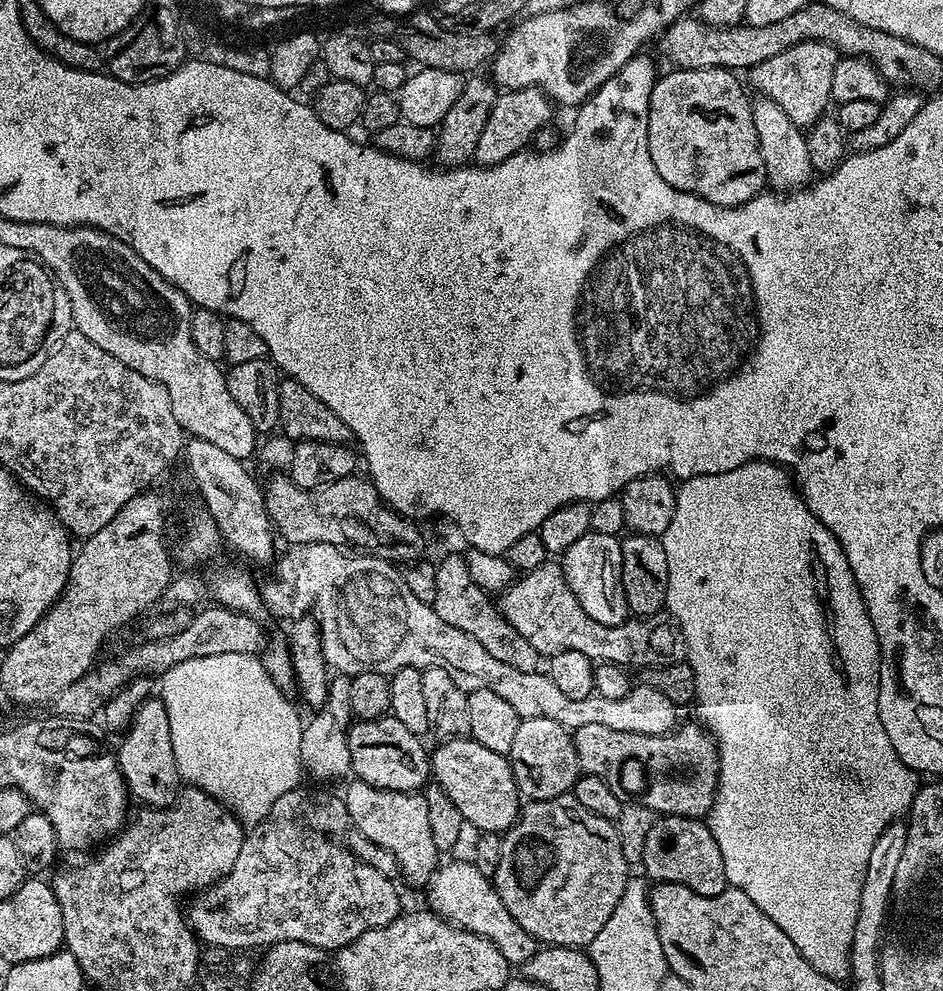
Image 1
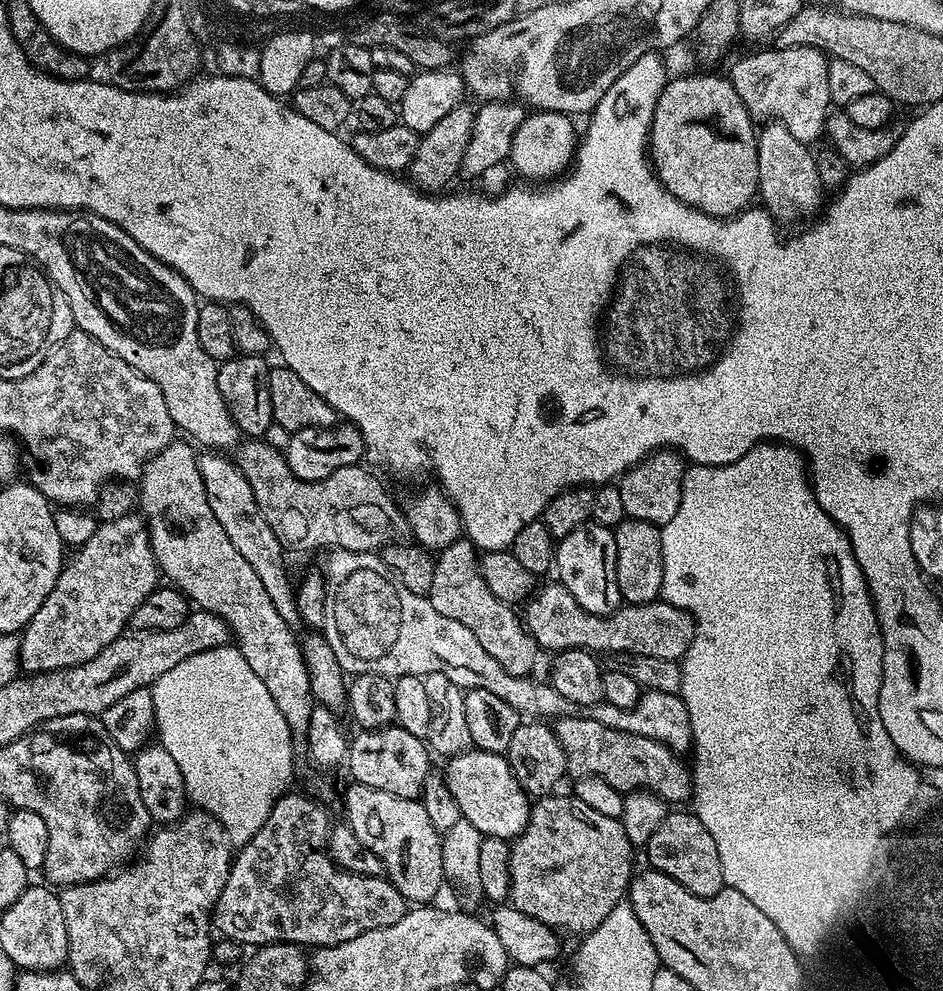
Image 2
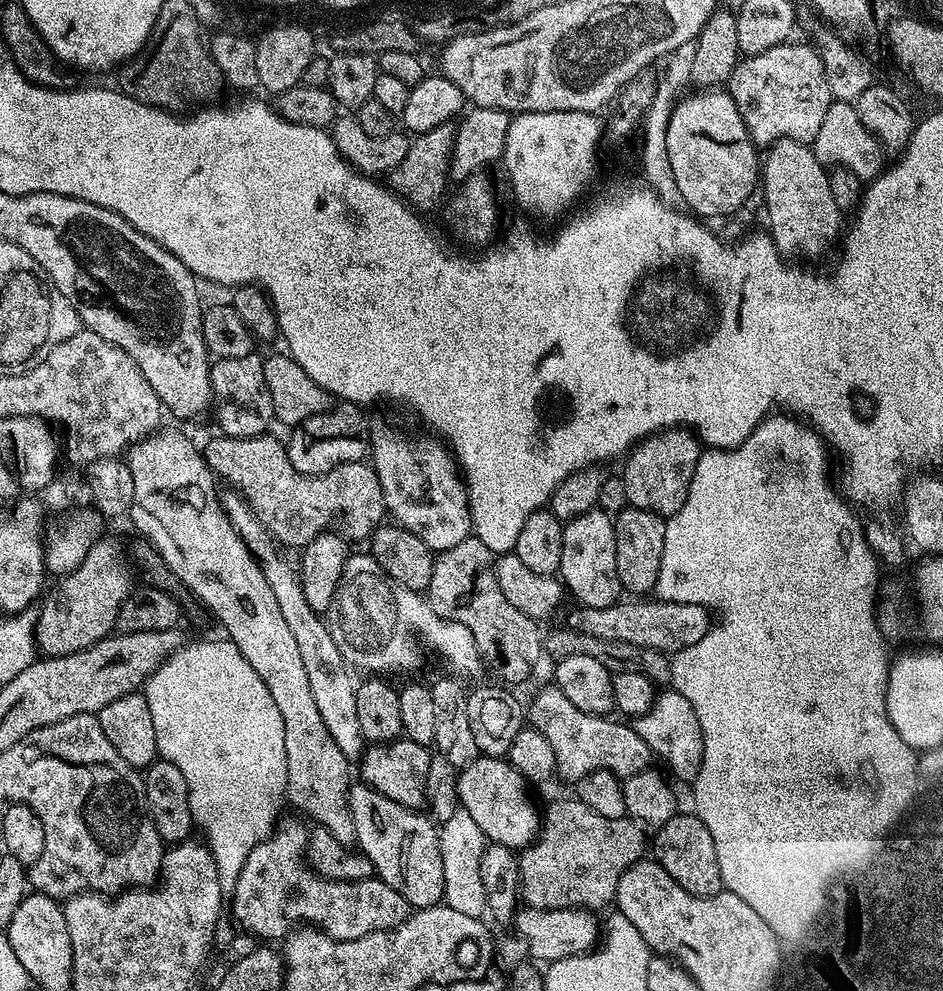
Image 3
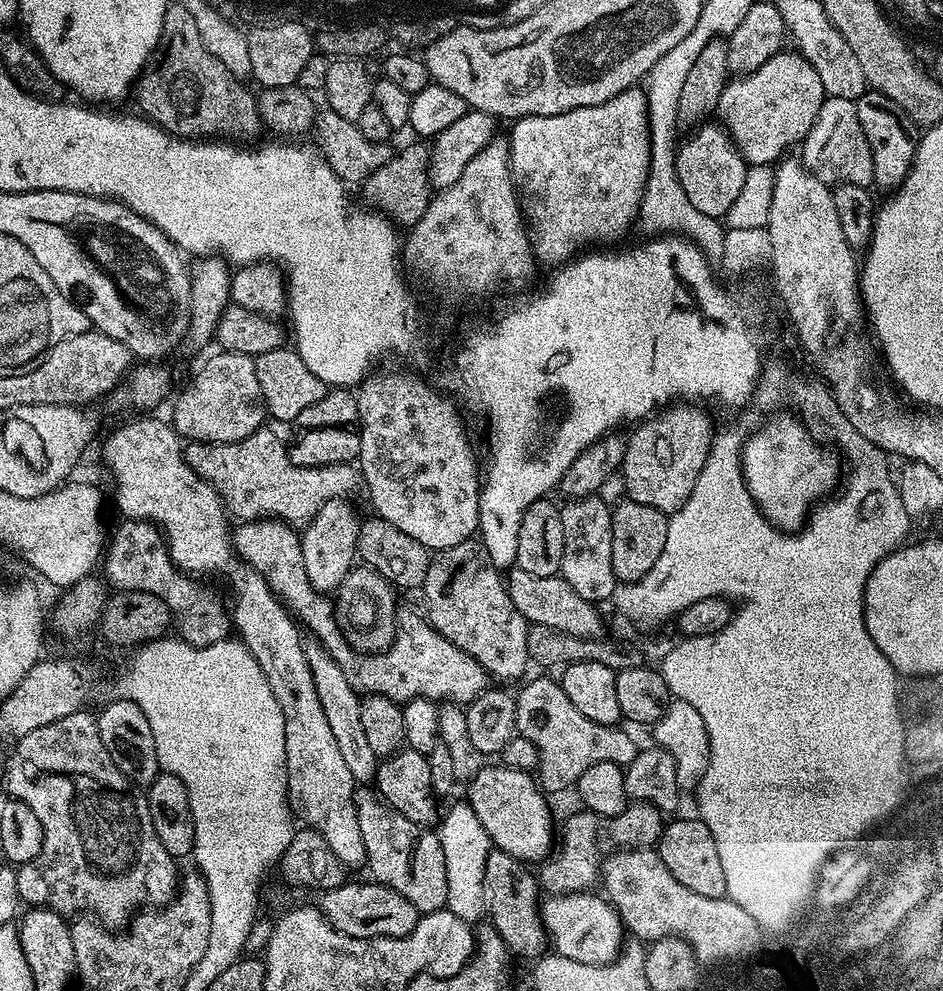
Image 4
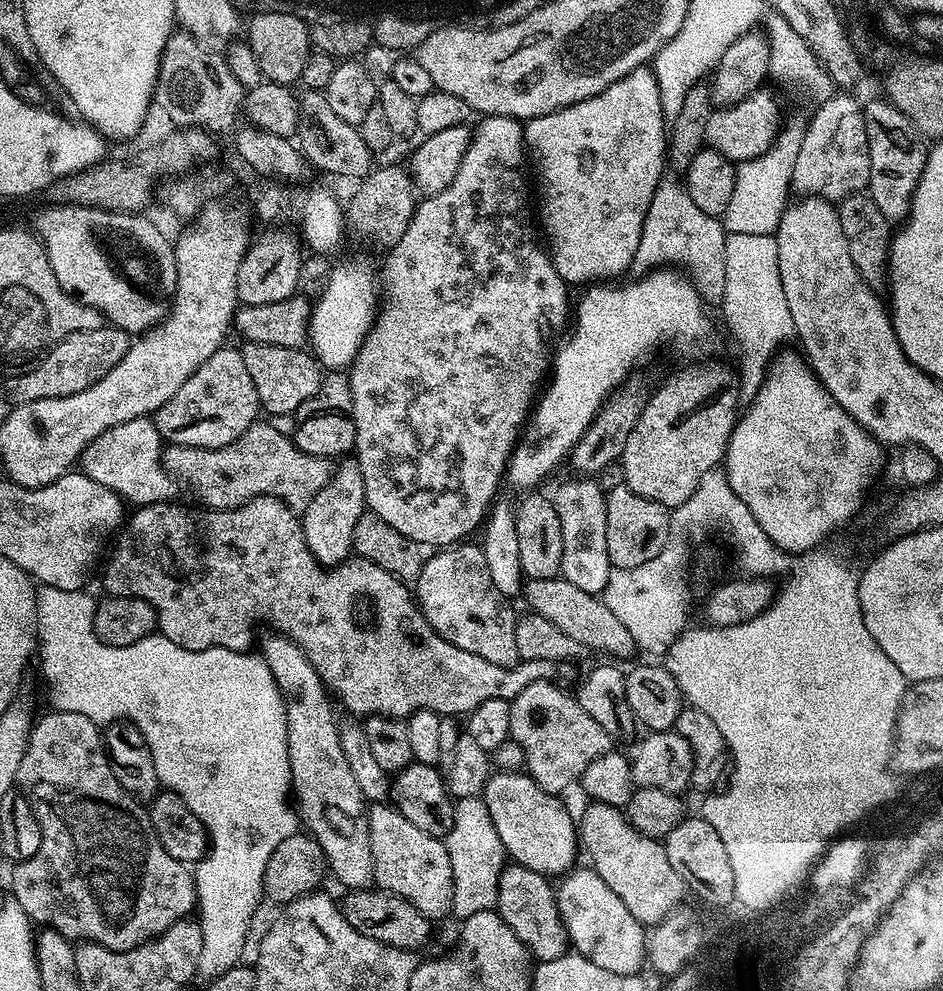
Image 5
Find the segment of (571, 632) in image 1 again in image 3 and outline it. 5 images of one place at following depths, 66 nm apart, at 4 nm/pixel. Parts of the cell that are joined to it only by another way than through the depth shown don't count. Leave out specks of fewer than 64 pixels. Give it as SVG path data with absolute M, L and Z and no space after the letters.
M632 598L629 601L629 604L617 602L605 608L581 607L579 631L610 642L630 642L634 646L675 654L686 646L694 646L694 642L702 642L714 623L708 609L697 604L675 604L659 598Z

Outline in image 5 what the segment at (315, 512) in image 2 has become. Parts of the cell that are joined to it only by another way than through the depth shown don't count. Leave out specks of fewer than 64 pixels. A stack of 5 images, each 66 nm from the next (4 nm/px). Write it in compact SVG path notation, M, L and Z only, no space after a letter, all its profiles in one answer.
M271 422L251 424L234 442L221 448L195 448L185 444L168 444L163 449L164 469L181 485L189 484L212 510L237 508L259 496L273 496L288 503L293 510L303 510L332 481L334 464L331 459L311 456L296 448L291 436L278 434Z

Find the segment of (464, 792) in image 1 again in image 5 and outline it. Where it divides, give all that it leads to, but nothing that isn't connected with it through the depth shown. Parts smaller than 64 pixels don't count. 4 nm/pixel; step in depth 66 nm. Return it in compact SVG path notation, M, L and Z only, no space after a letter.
M493 771L484 787L482 799L486 810L490 810L490 822L494 822L498 838L502 838L505 853L515 863L549 878L567 873L577 863L577 821L568 813L559 795L542 790L531 776L523 771Z

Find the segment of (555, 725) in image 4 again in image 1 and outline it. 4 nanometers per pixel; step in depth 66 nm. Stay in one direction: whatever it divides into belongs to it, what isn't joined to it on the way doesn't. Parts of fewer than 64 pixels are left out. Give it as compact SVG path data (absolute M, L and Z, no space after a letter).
M681 723L679 727L661 736L634 734L622 730L609 730L607 726L587 724L575 729L572 741L578 750L581 773L602 778L614 794L629 801L644 804L652 812L669 816L707 817L716 797L716 774L718 757L716 746L707 728L699 723Z

